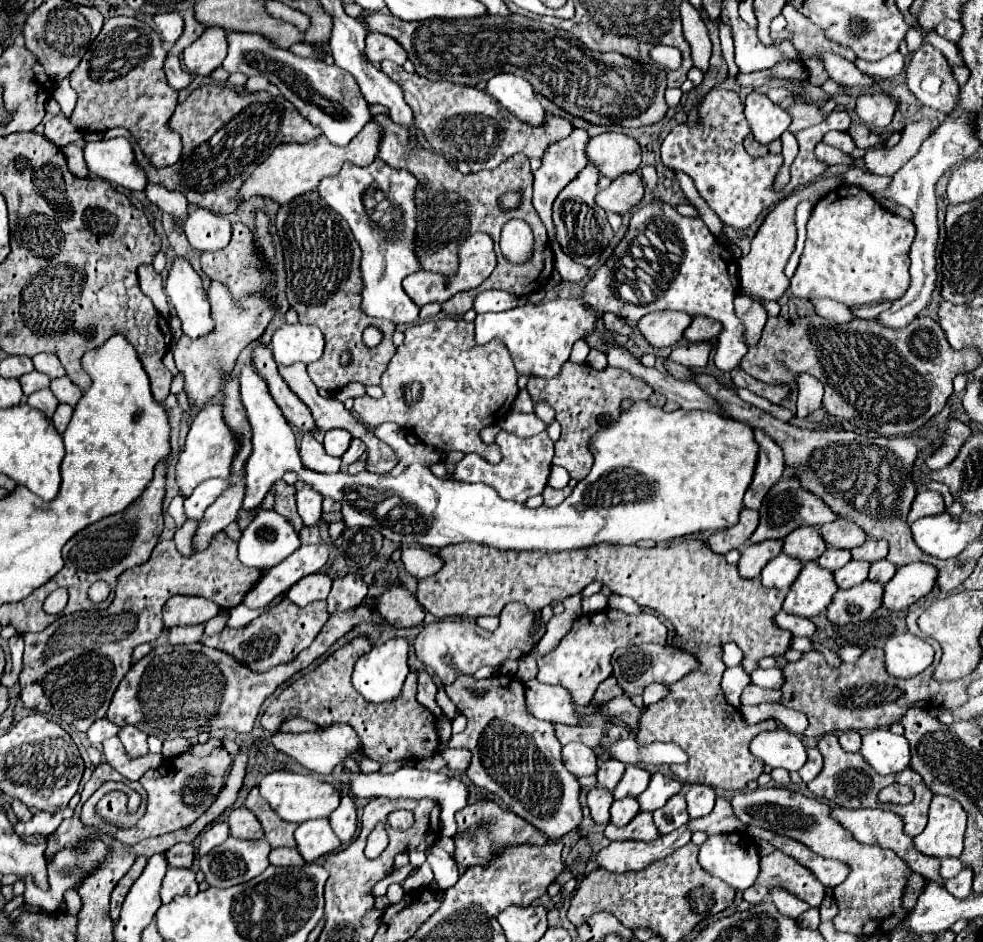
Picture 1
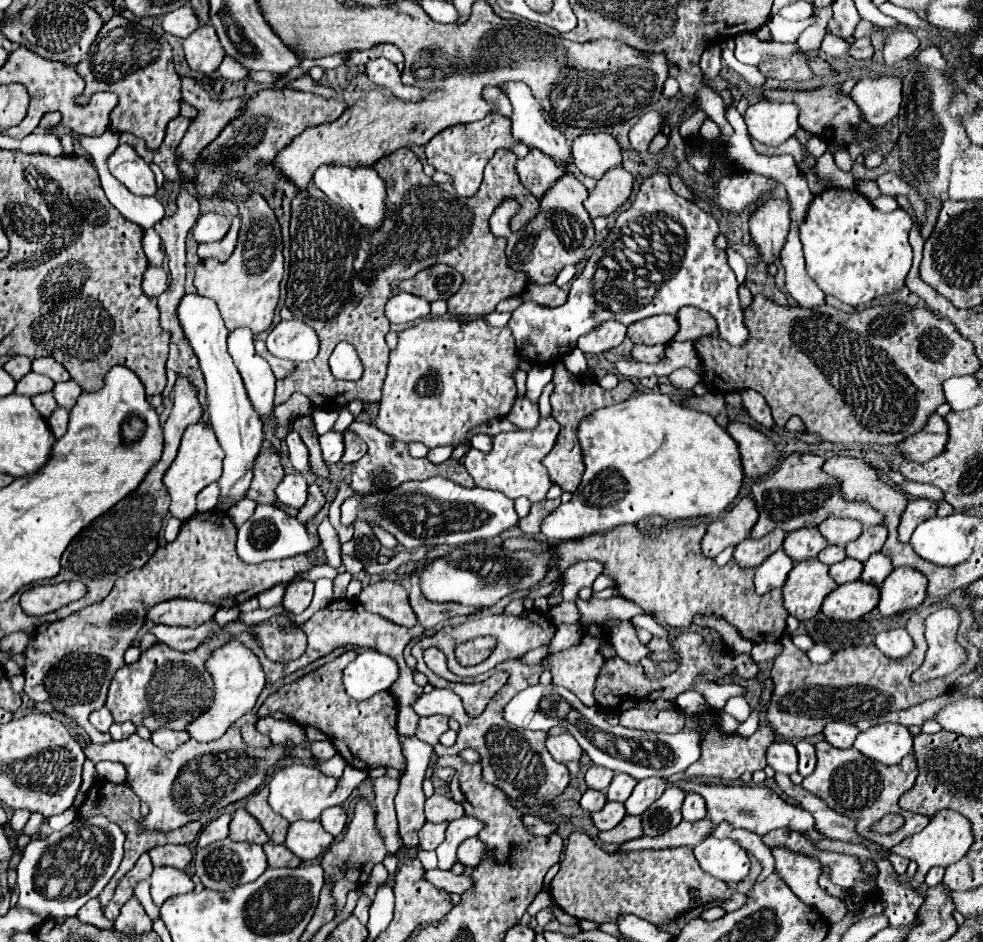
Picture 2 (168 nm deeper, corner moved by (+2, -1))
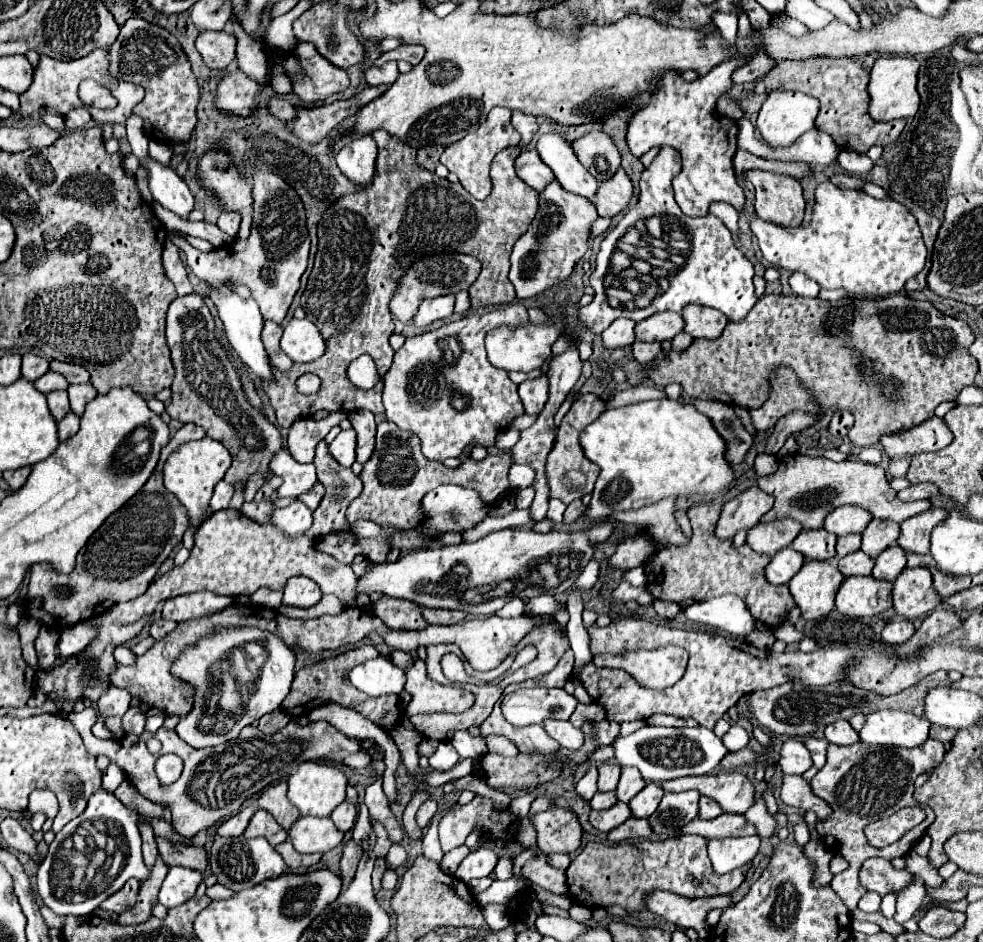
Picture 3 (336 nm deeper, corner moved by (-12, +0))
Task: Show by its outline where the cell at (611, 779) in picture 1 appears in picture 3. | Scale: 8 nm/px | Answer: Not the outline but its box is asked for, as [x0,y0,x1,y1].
[599,764,621,792]

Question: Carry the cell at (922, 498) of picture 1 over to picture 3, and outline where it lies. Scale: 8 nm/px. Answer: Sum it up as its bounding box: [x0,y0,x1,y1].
[897,508,947,554]

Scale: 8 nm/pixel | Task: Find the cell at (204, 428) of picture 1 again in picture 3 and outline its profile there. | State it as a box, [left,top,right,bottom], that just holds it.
[165,436,233,528]

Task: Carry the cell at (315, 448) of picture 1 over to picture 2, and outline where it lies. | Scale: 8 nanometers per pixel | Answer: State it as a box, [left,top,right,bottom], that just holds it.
[287,431,309,475]

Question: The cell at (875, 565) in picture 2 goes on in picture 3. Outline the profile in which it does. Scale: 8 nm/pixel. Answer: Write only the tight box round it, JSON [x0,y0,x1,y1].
[873,544,905,580]

